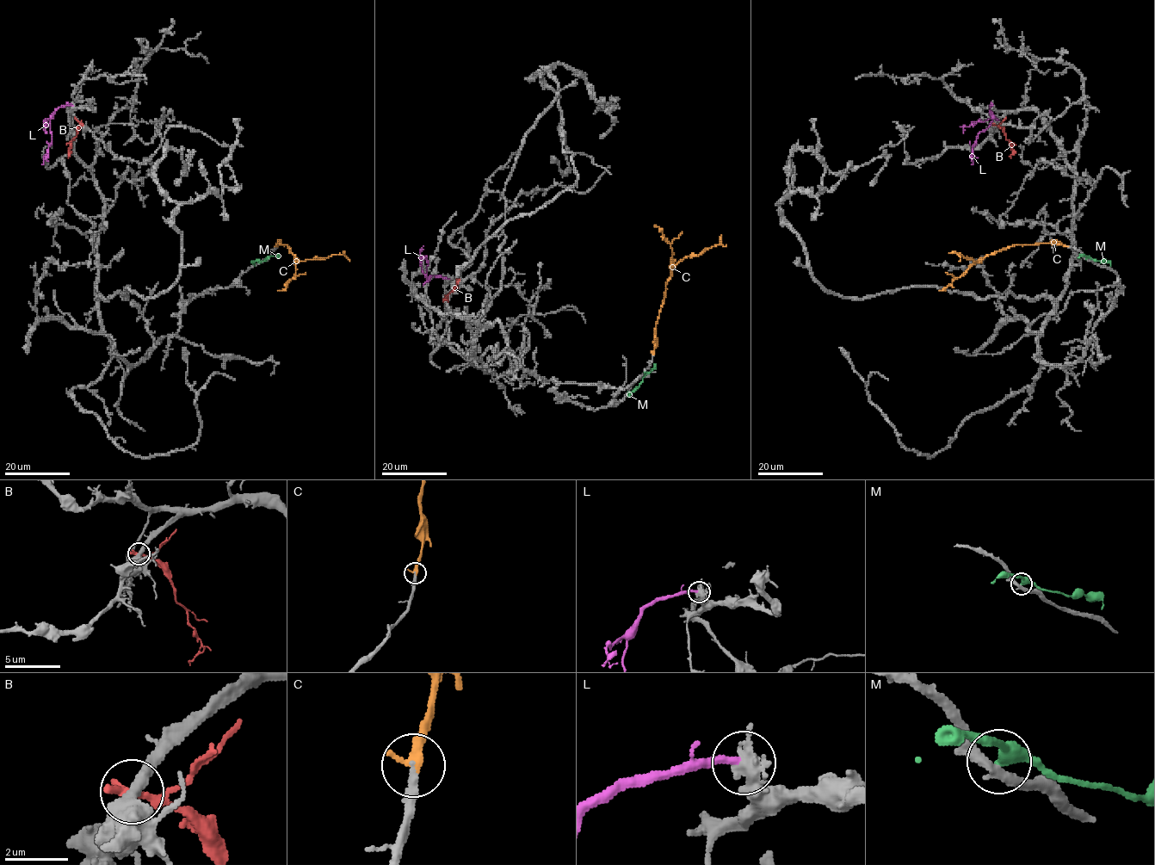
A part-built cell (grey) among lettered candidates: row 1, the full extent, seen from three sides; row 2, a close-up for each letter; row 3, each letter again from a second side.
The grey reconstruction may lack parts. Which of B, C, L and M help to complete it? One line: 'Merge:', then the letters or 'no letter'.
Merge: C

